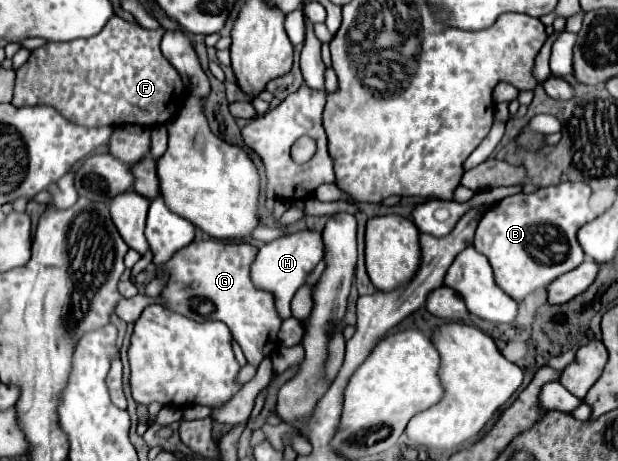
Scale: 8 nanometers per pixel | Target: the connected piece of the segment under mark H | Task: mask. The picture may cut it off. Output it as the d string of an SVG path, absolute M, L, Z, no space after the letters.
M304 229L304 231L290 233L290 235L282 235L270 243L266 243L258 251L258 257L254 261L254 287L262 289L262 291L270 291L274 295L274 303L276 303L276 311L278 311L280 319L290 317L290 301L292 301L294 293L298 291L298 287L304 285L310 271L324 257L322 249L324 249L322 233L314 231L314 229Z

